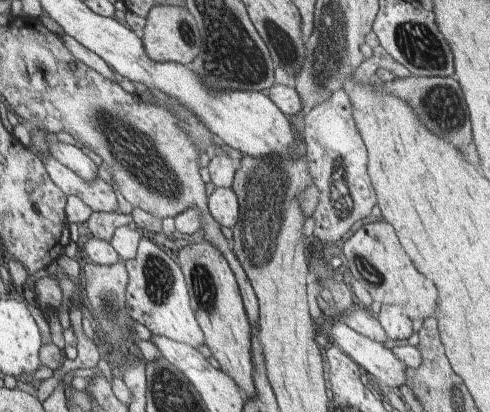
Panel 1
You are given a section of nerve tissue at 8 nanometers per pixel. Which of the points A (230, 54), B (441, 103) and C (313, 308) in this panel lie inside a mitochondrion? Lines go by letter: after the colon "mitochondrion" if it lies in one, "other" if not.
A: mitochondrion
B: mitochondrion
C: other

